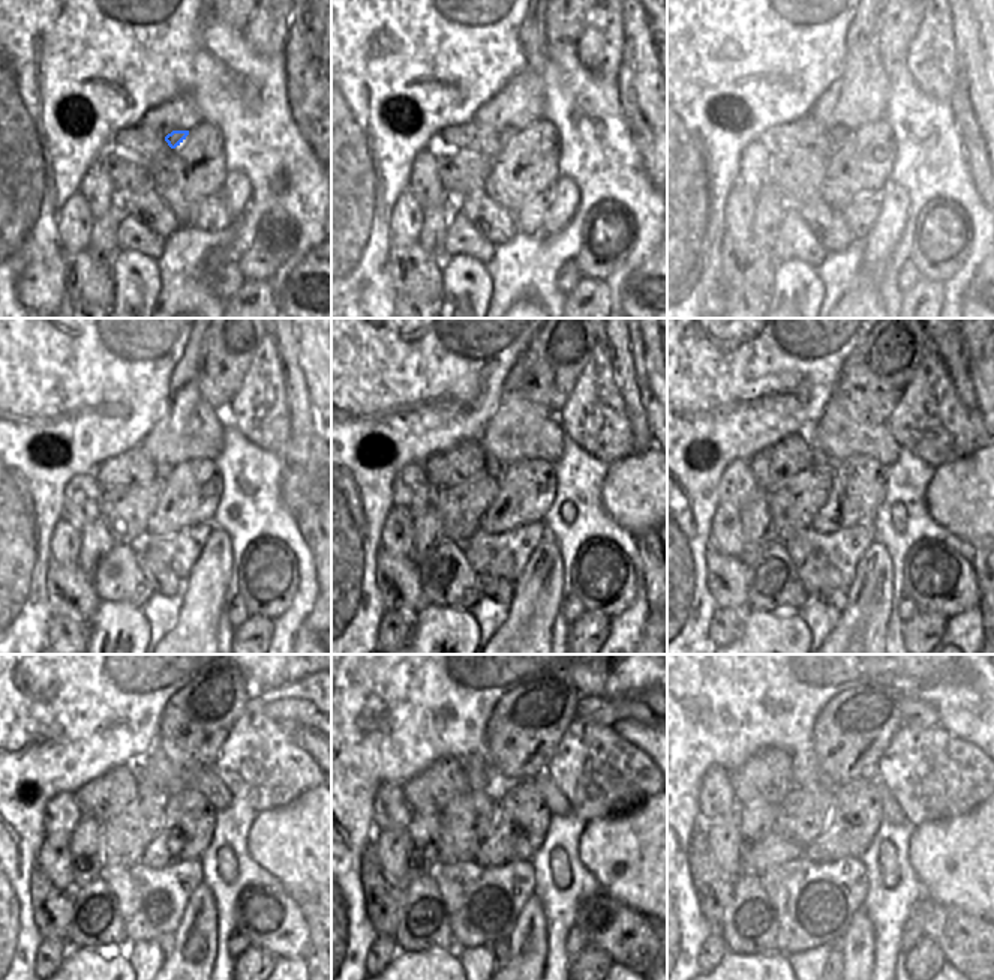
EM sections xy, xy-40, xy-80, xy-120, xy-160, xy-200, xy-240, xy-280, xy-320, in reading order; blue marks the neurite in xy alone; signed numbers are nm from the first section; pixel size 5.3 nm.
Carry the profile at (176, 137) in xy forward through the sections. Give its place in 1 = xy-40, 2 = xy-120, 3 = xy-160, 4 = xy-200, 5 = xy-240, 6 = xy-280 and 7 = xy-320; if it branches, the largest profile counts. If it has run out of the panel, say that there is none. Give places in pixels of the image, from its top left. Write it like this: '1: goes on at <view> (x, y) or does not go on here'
1: goes on at xy-40 (505, 134)
2: goes on at xy-120 (162, 470)
3: goes on at xy-160 (496, 468)
4: goes on at xy-200 (819, 455)
5: goes on at xy-240 (146, 788)
6: goes on at xy-280 (482, 776)
7: goes on at xy-320 (804, 763)

